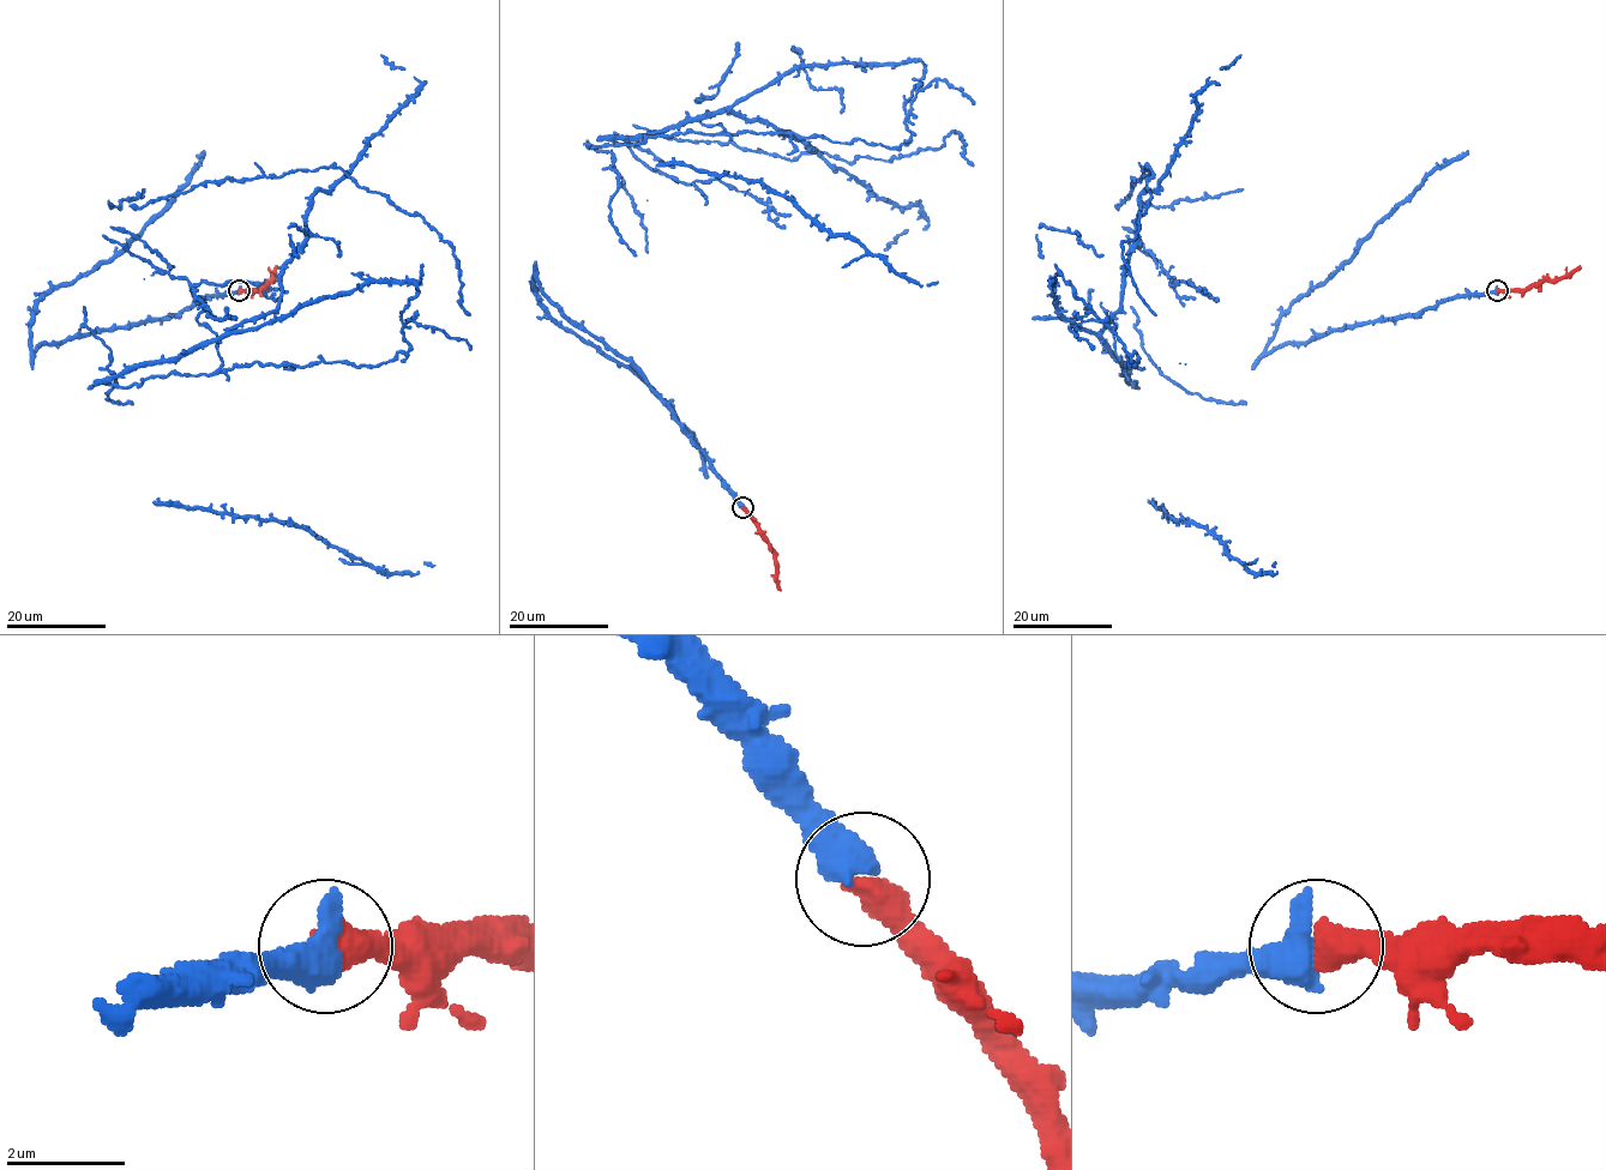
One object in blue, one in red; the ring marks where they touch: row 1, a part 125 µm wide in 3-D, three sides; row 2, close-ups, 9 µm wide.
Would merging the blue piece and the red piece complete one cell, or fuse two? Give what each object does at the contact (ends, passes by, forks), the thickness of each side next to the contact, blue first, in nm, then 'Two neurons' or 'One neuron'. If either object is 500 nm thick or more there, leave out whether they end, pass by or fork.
Thickness 650 nm (blue) against 550 nm. One neuron

